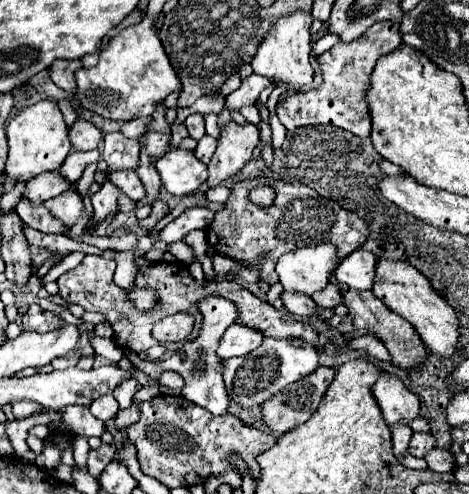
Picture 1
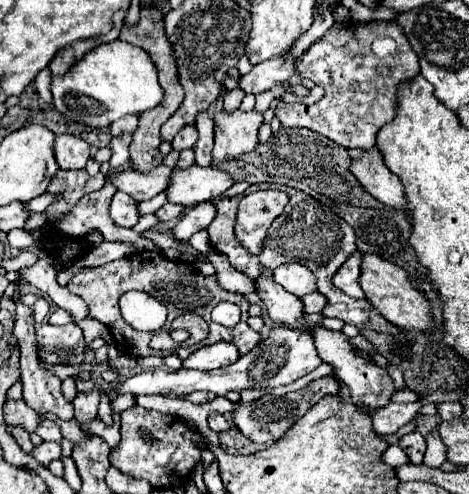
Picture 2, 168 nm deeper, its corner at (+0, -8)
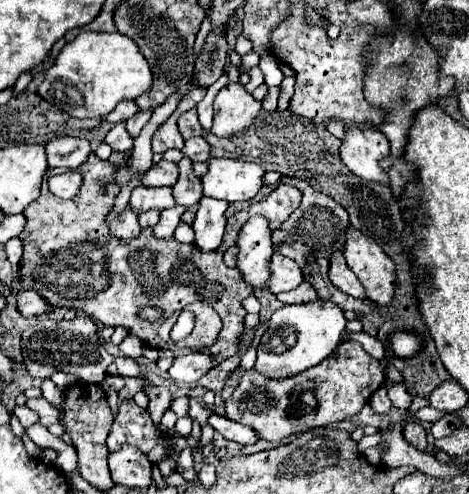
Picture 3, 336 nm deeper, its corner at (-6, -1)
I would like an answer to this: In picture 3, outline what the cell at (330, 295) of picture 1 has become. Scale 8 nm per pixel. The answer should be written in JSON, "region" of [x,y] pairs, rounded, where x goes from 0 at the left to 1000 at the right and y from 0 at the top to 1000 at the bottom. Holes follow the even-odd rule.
{"region":[[[659,573],[638,577],[638,585],[620,585],[612,593],[595,593],[591,597],[591,605],[599,613],[608,613],[608,617],[612,613],[655,613],[655,609],[672,609],[672,601],[676,601],[676,593],[672,593],[672,585]]]}

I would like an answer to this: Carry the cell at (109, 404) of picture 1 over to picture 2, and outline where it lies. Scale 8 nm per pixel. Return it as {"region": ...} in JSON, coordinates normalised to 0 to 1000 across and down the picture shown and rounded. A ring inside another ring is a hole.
{"region":[[[249,802],[249,806],[237,814],[237,830],[254,838],[254,834],[279,826],[284,818],[288,818],[288,806],[284,806],[284,802]]]}

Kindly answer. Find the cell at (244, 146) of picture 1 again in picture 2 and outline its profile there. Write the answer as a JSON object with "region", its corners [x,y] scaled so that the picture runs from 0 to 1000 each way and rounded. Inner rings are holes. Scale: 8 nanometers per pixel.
{"region":[[[467,227],[458,235],[458,300],[454,320],[463,328],[501,324],[548,300],[548,263],[561,251],[561,235],[535,227]]]}

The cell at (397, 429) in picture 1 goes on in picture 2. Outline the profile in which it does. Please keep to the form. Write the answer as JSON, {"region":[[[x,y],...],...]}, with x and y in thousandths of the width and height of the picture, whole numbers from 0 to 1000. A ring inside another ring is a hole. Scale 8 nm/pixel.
{"region":[[[898,814],[881,818],[825,818],[821,826],[808,826],[791,838],[795,866],[808,883],[838,883],[859,858],[881,850],[898,826]]]}

